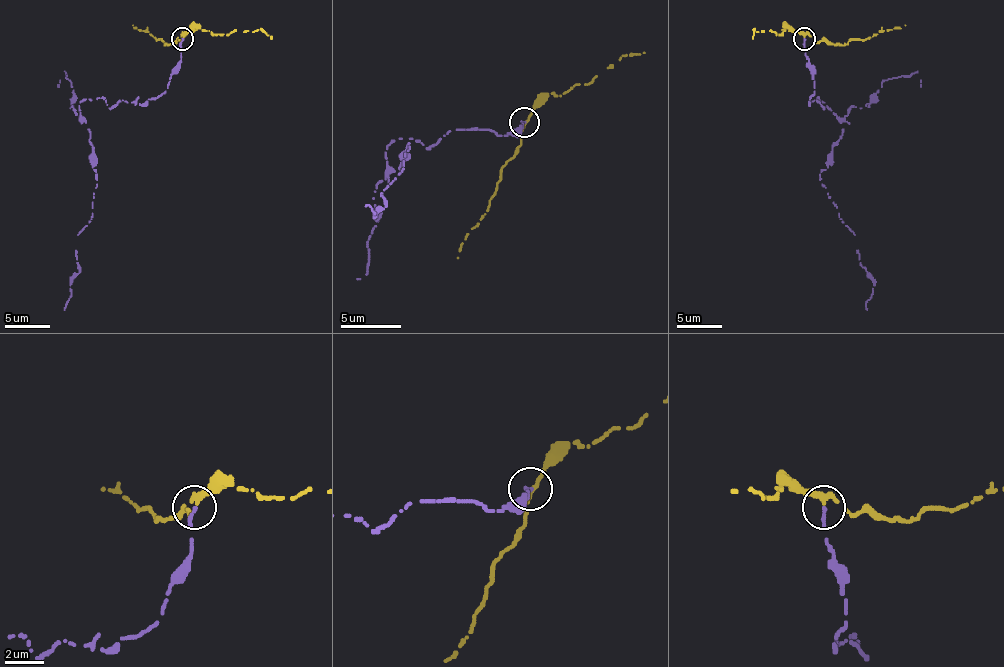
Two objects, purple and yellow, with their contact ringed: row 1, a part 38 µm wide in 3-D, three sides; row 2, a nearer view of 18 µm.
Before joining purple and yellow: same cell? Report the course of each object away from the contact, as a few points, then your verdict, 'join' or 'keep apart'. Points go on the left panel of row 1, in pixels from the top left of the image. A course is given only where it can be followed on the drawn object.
purple via (182, 39), (178, 68), (158, 97), (79, 102), (97, 180), (64, 310) | yellow via (182, 37), (180, 41), (165, 43), (133, 25) | keep apart

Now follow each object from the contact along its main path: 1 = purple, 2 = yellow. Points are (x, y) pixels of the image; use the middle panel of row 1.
1: (525, 121), (507, 136), (395, 139), (386, 163), (401, 172), (410, 142), (404, 169), (377, 215), (365, 205)
2: (525, 121), (522, 142), (501, 169), (501, 181), (494, 187), (485, 215), (461, 242), (458, 257)

